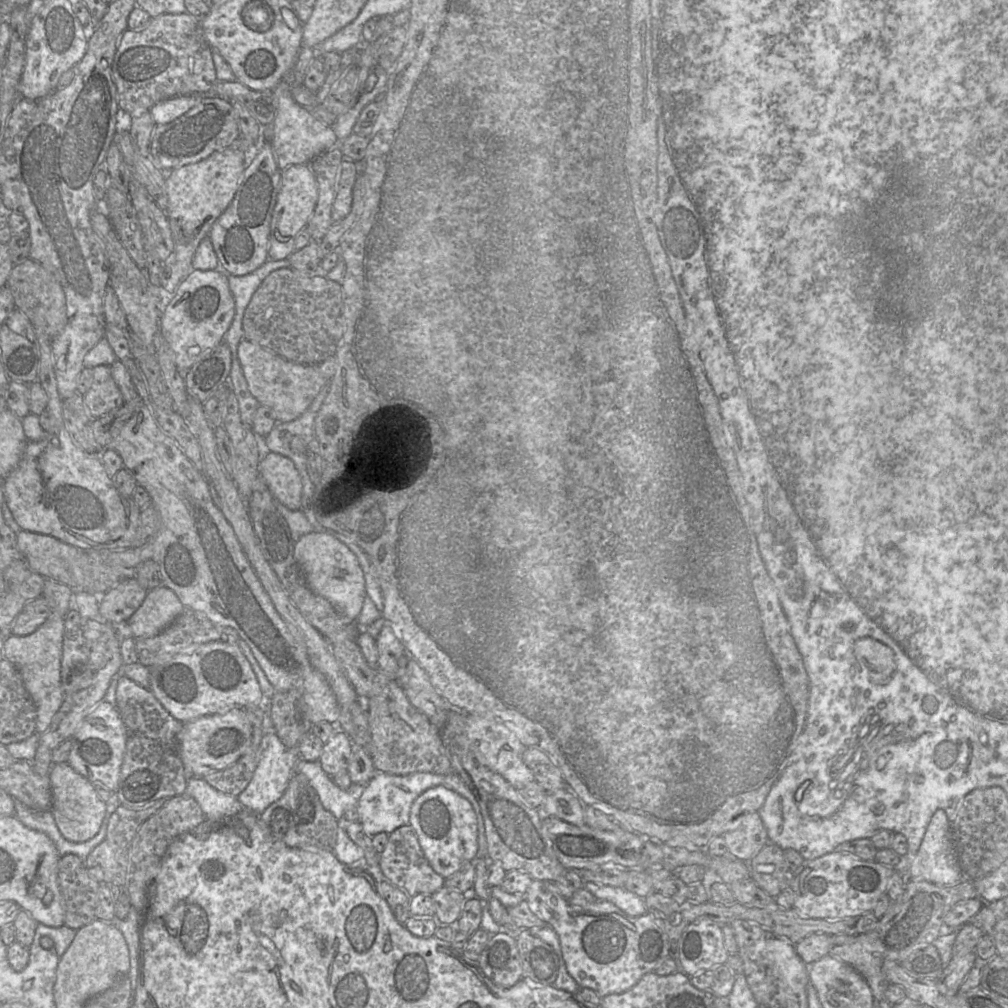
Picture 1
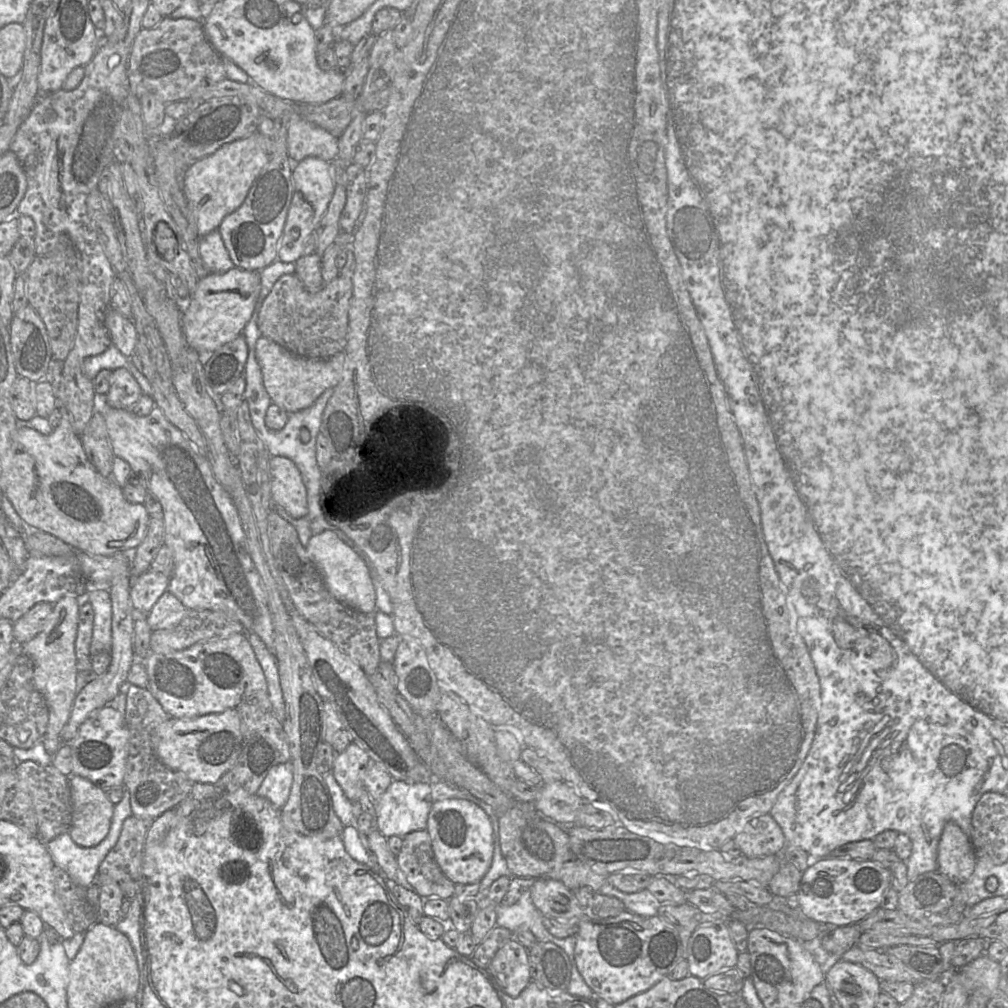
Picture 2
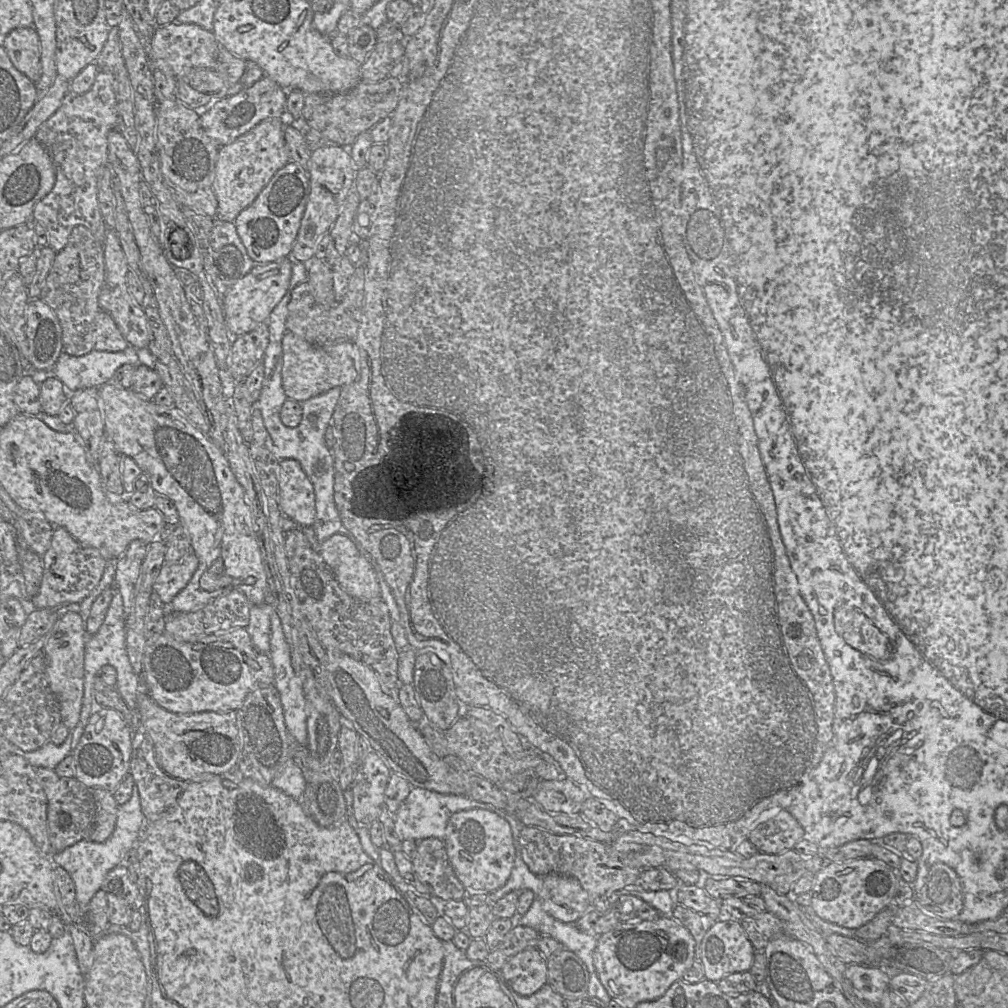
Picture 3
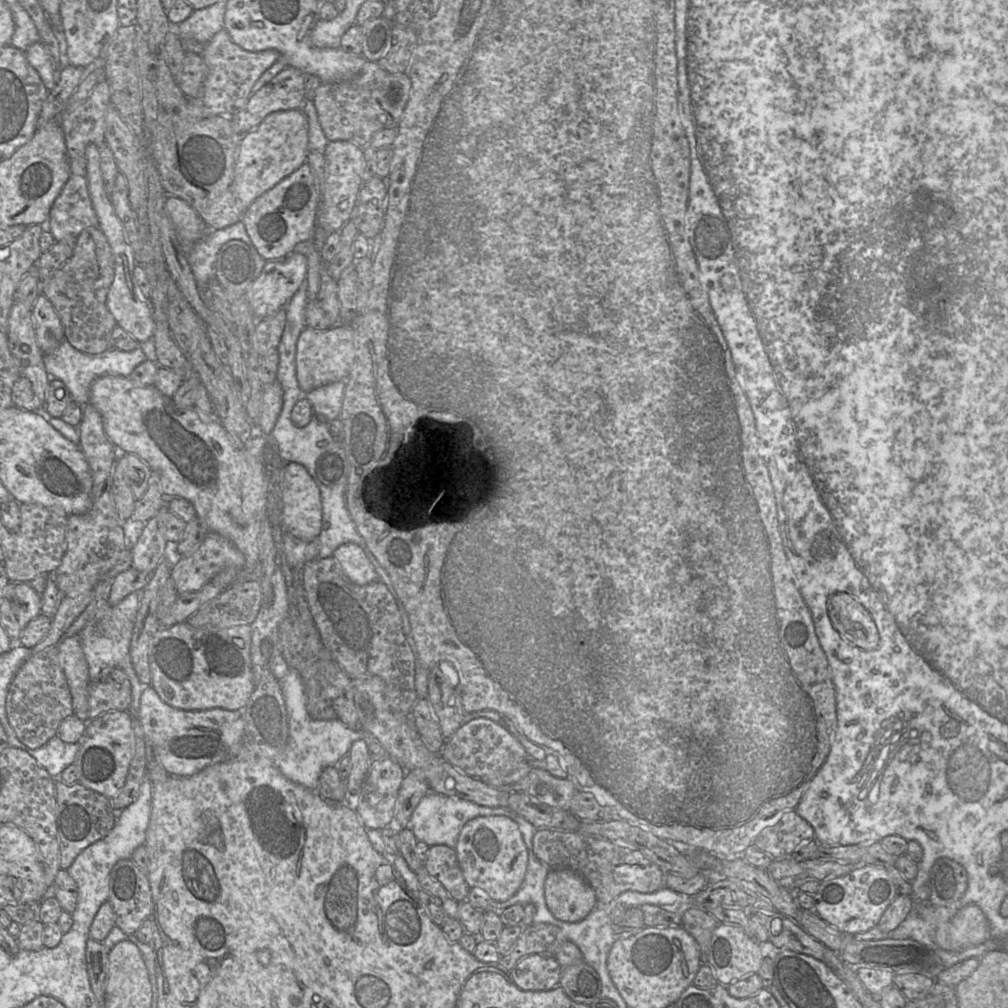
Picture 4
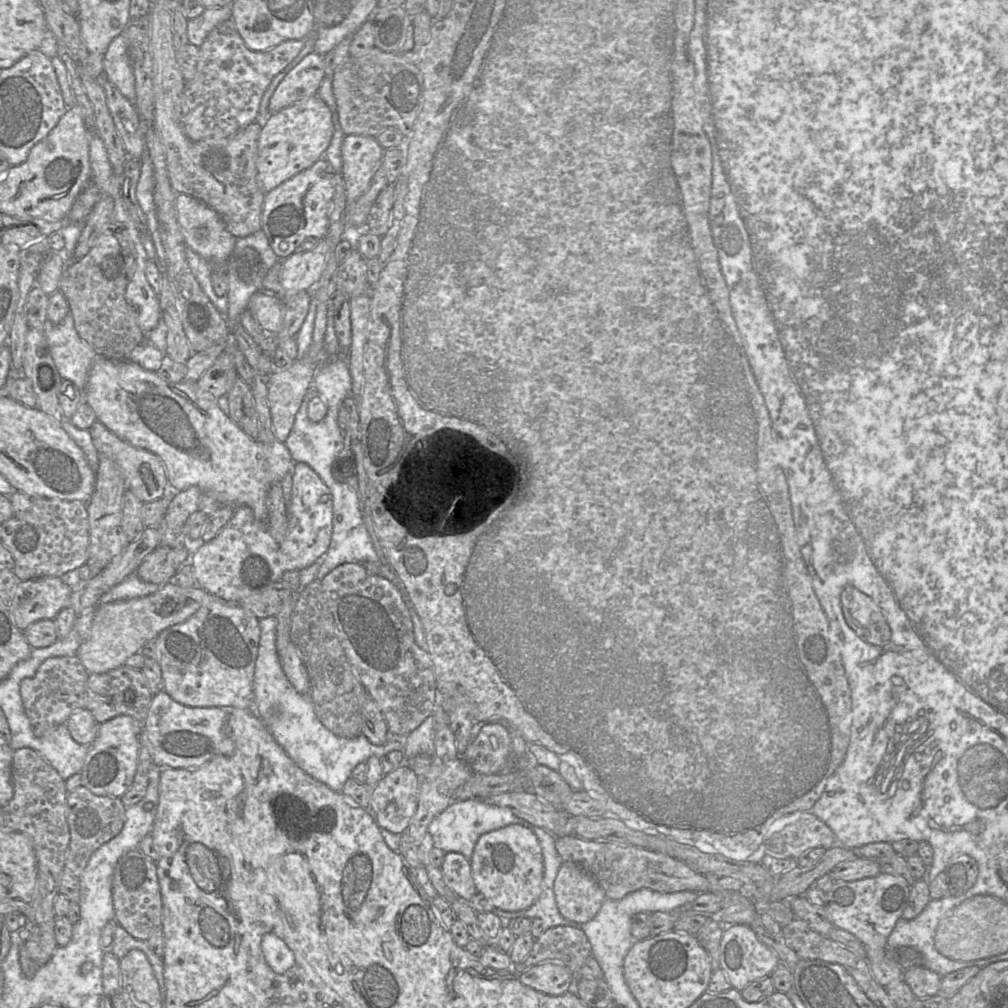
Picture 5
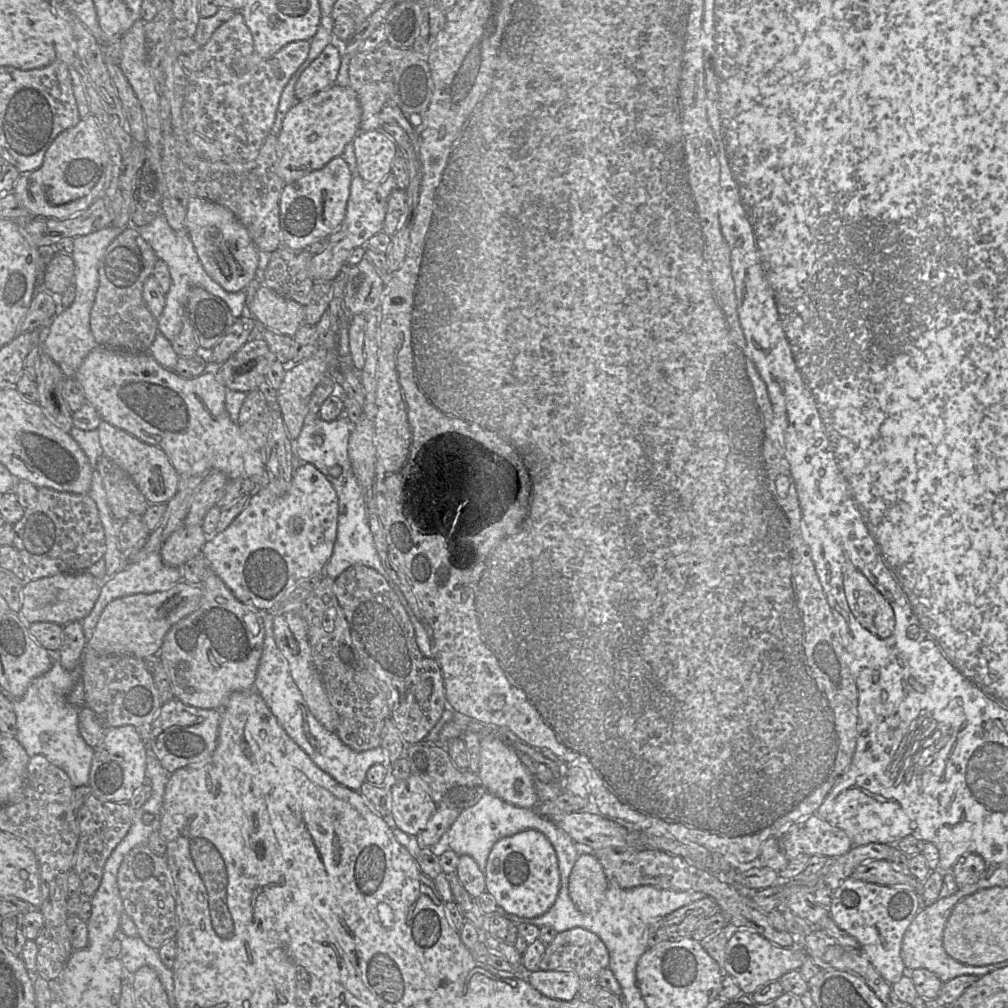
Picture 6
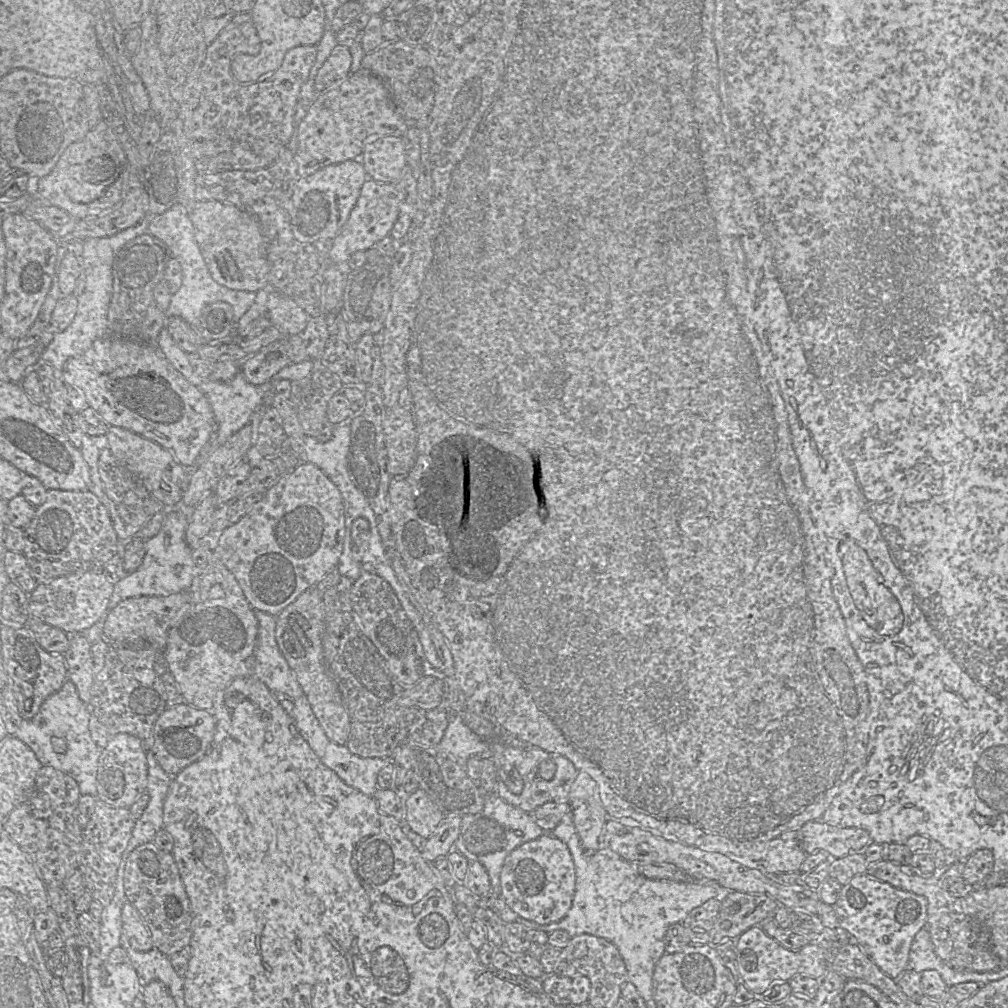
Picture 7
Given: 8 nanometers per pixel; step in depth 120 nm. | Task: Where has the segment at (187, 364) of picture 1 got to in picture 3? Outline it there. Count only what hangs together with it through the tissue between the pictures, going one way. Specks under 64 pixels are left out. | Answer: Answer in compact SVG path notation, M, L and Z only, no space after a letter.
M289 256L277 262L256 264L221 298L225 324L234 338L255 330L261 324L266 324L275 306L288 292L292 266L295 262Z

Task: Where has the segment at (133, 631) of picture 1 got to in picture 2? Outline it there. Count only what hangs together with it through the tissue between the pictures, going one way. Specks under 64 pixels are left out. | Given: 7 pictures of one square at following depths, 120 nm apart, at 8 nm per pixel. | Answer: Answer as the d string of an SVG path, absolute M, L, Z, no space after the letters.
M166 591L147 613L146 620L152 631L170 629L184 618L187 611L173 594Z

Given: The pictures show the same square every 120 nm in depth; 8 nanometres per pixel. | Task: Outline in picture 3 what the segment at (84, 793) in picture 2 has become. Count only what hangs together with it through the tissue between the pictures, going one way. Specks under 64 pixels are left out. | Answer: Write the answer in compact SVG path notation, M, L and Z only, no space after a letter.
M91 788L91 792L96 805L96 813L89 840L104 842L115 828L119 805L115 801L113 793L105 789Z

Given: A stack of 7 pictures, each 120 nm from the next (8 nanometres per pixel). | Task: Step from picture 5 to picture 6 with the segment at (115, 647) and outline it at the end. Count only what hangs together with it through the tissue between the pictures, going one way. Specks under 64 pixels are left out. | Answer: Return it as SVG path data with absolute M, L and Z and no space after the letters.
M178 582L169 590L134 594L111 601L103 610L87 648L102 655L133 656L144 659L158 655L168 631L191 614L203 596L201 585Z

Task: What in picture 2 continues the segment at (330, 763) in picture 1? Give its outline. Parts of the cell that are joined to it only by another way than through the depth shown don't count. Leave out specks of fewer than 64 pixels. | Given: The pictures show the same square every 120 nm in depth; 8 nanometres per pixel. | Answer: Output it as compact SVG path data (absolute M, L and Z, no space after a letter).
M353 741L334 759L331 773L352 802L355 802L360 797L360 792L365 789L364 775L369 760L368 754Z

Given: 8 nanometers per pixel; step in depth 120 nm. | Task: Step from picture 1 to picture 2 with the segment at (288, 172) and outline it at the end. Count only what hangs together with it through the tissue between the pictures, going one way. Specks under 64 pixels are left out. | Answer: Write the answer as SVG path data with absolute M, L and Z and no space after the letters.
M307 157L294 163L292 178L294 194L279 241L277 260L295 263L303 256L304 242L315 232L335 190L334 165L320 158Z

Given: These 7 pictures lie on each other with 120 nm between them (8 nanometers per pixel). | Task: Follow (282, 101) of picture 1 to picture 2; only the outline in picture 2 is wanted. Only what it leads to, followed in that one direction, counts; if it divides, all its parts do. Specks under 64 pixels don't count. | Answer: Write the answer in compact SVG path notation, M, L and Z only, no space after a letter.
M294 108L287 128L287 152L293 163L307 157L332 162L339 156L339 138L307 122Z

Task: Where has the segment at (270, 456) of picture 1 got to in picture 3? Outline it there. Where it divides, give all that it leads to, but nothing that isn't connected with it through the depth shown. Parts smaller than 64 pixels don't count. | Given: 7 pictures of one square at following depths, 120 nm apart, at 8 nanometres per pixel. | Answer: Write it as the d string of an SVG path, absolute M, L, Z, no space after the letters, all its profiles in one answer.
M297 460L280 461L279 492L283 515L301 526L312 526L316 519L314 486Z

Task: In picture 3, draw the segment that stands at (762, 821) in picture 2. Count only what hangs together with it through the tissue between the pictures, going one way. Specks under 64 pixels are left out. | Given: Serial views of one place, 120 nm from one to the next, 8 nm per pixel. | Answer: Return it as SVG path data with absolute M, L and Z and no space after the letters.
M782 810L758 825L747 840L757 848L758 853L780 854L793 850L803 838L804 830L801 825L788 810Z

